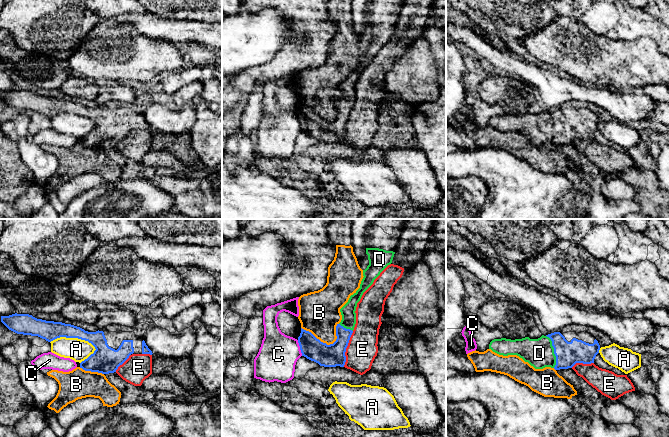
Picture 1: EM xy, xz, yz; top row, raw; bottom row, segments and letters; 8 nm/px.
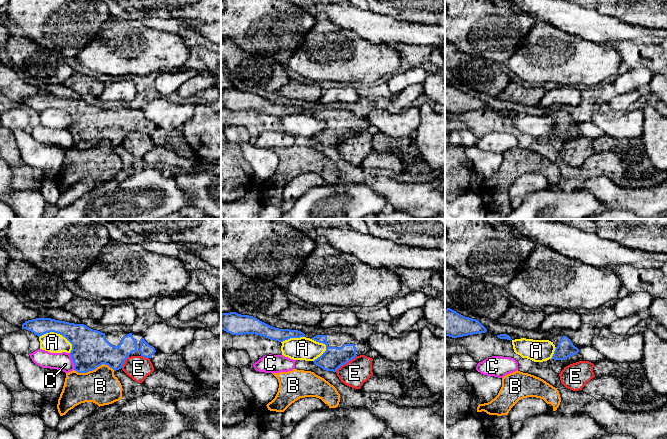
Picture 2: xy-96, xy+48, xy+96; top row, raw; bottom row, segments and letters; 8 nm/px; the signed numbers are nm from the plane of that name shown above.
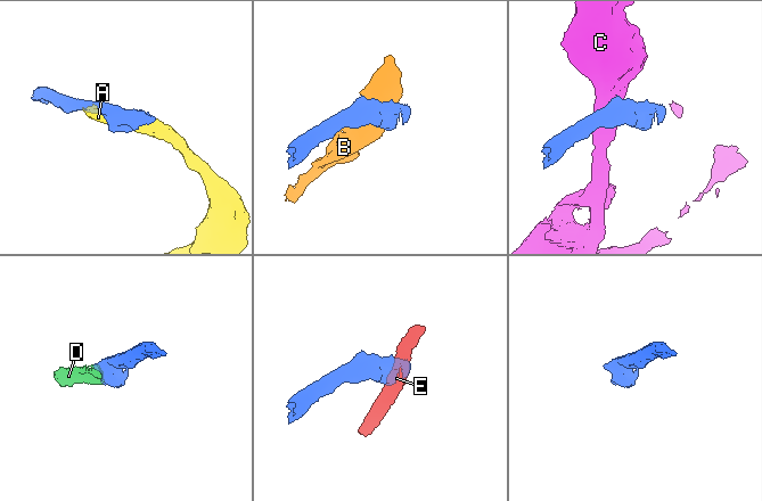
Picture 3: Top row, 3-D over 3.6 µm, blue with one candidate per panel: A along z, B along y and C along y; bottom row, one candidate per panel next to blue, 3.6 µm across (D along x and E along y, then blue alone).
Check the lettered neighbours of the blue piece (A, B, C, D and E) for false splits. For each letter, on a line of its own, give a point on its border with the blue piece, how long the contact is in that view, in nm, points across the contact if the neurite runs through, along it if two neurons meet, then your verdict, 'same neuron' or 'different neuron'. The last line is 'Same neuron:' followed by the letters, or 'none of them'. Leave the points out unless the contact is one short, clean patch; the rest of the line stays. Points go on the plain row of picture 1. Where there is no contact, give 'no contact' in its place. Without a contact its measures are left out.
A: contact xy (73, 113); length 380 nm; different neuron
B: contact xz (318, 115); length 300 nm; border xz (301, 103), (310, 107), (327, 120), (331, 120), (337, 114); different neuron
C: contact xz (300, 124); length 130 nm; border xz (297, 116), (302, 131); different neuron
D: contact yz (554, 127); length 280 nm; same neuron
E: contact xz (345, 125); length 300 nm; border xz (353, 107), (346, 124), (345, 140), (343, 142); different neuron
Same neuron: D

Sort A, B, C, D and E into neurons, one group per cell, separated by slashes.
A / B / C / D / E

